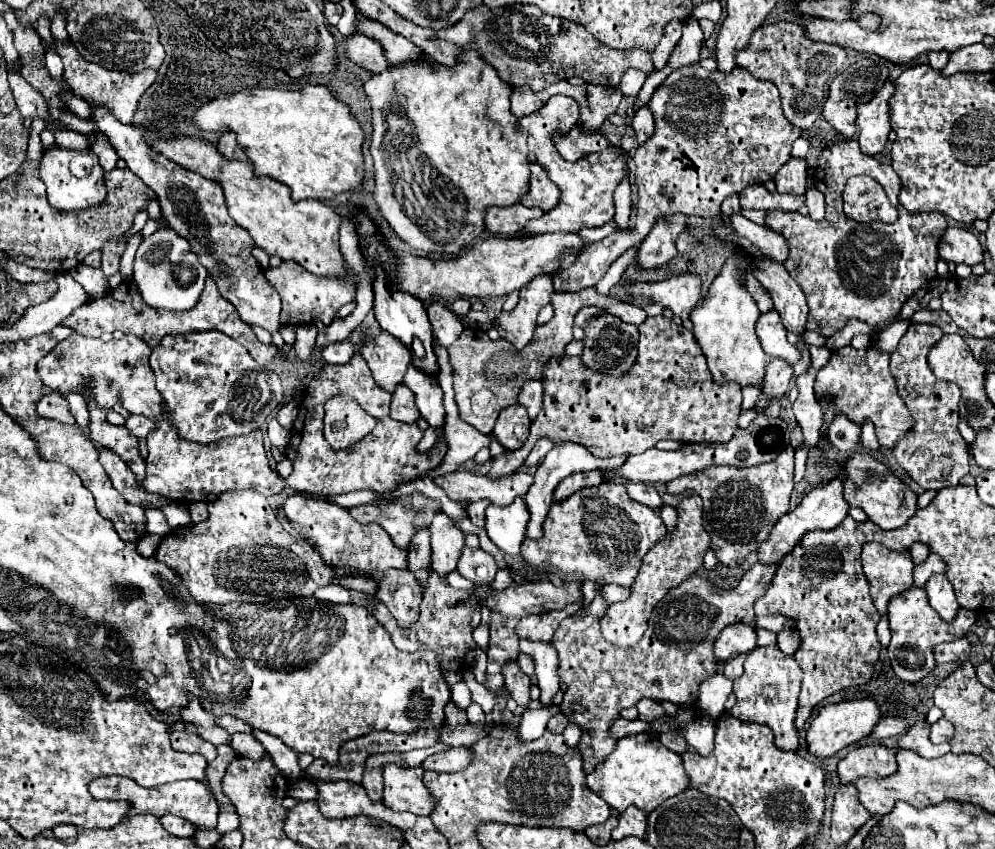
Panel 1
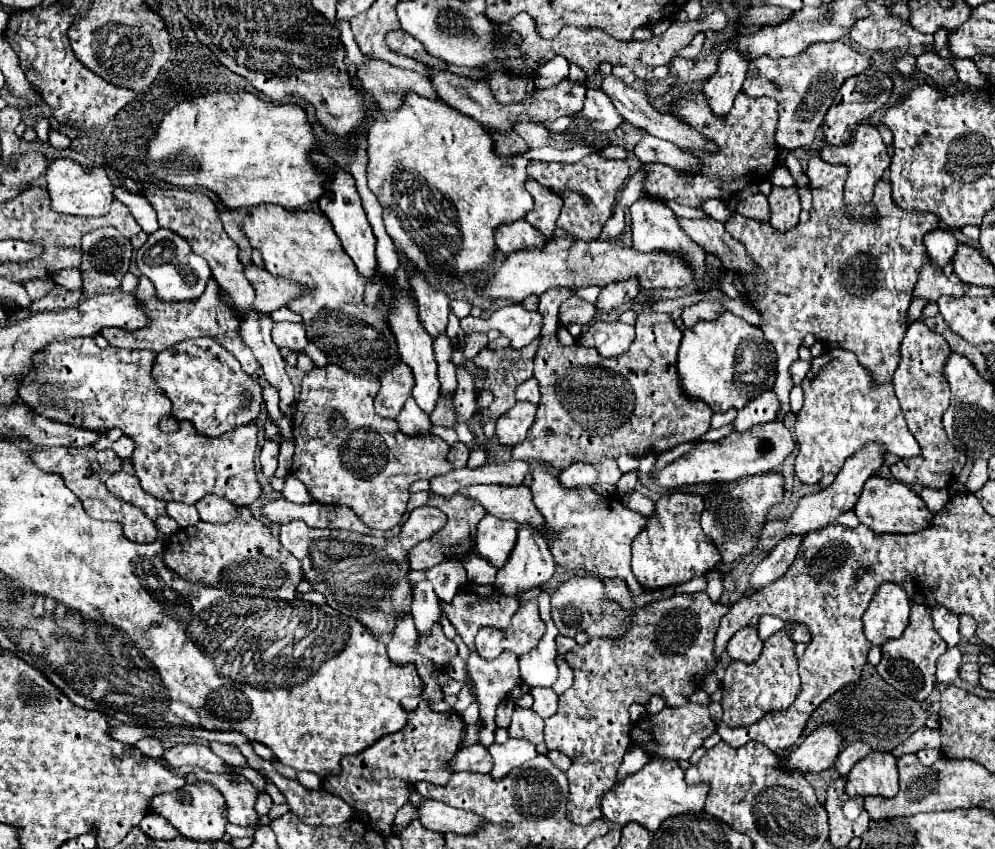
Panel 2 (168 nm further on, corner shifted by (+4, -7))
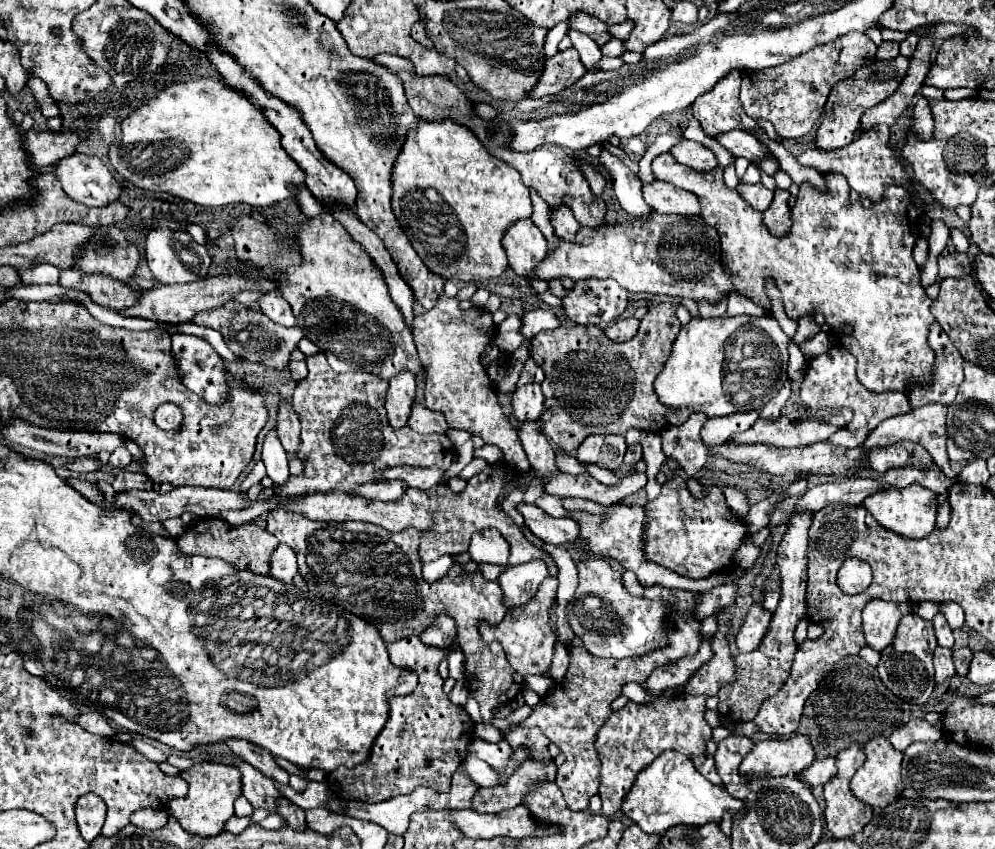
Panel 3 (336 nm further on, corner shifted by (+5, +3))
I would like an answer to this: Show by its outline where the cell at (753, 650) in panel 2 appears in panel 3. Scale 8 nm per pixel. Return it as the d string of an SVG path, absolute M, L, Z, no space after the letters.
M754 603L750 607L750 611L746 615L746 621L744 621L744 625L742 625L742 629L736 637L736 645L738 645L740 653L758 649L758 645L762 643L762 637L768 631L770 619L772 619L772 613L766 611L760 603Z

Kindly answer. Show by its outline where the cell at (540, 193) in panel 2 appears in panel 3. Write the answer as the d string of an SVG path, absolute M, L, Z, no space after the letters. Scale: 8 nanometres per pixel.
M558 209L558 213L552 211L552 225L562 241L574 241L576 233L580 229L580 225L578 225L578 221L574 221L574 215L570 213L570 209Z

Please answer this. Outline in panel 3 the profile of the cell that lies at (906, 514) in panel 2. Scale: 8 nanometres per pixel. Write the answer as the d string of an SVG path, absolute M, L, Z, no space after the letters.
M912 485L910 489L890 489L886 493L876 493L876 497L868 497L864 501L866 509L874 515L874 519L888 531L904 539L922 539L932 533L938 513L938 499L936 495L920 485Z

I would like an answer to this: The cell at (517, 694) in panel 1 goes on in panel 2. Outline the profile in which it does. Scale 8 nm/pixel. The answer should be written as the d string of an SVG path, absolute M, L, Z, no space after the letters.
M515 707L509 735L523 737L523 739L529 739L531 743L539 745L543 741L543 719L533 709Z

